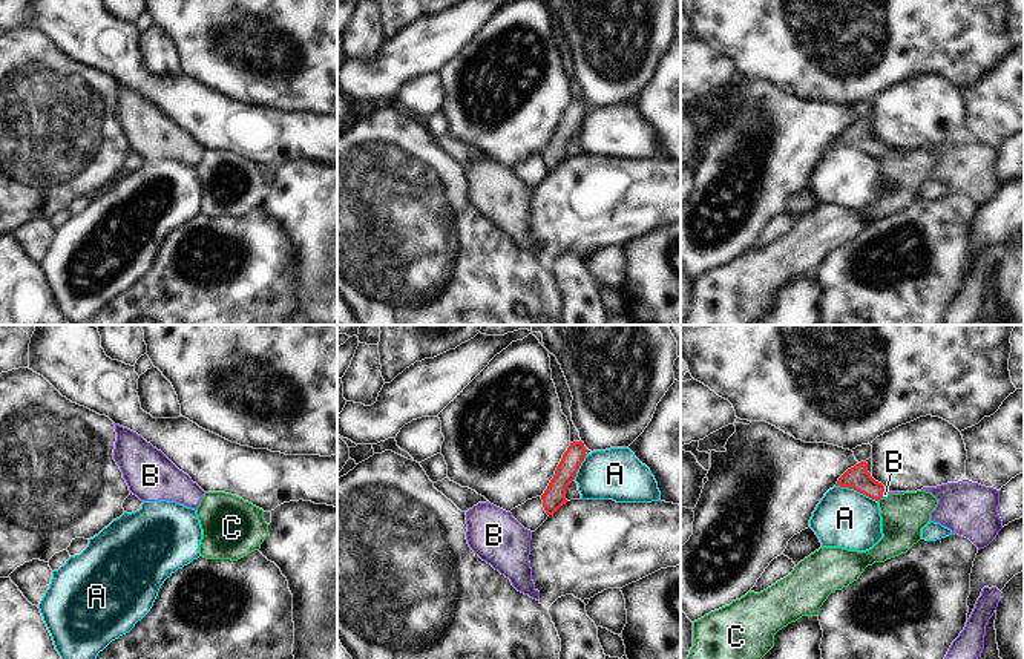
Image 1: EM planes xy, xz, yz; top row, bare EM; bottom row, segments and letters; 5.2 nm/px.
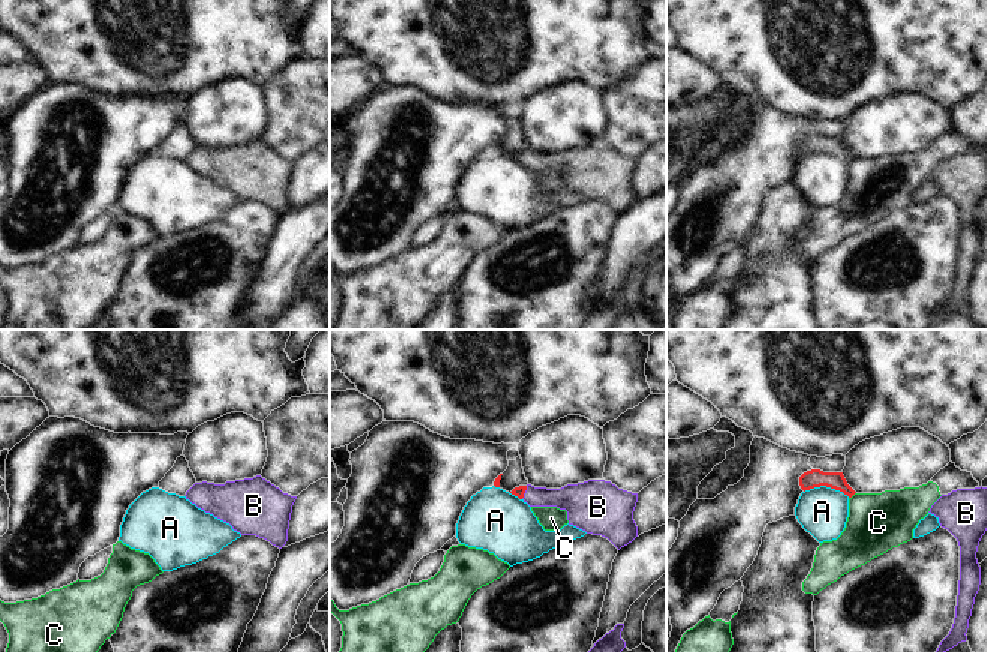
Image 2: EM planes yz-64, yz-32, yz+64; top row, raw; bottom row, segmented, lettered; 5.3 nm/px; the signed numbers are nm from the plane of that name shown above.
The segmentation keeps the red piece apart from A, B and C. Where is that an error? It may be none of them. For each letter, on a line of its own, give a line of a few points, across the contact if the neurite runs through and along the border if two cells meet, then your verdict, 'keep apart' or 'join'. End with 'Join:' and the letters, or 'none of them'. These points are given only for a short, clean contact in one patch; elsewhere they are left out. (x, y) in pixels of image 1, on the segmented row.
A: line yz (836, 485), (853, 488), (877, 501); keep apart
B: line yz (859, 478), (869, 488), (882, 492), (885, 494); join
C: line yz (880, 497), (877, 500); keep apart
Join: B

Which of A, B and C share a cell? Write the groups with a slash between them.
A / B / C

